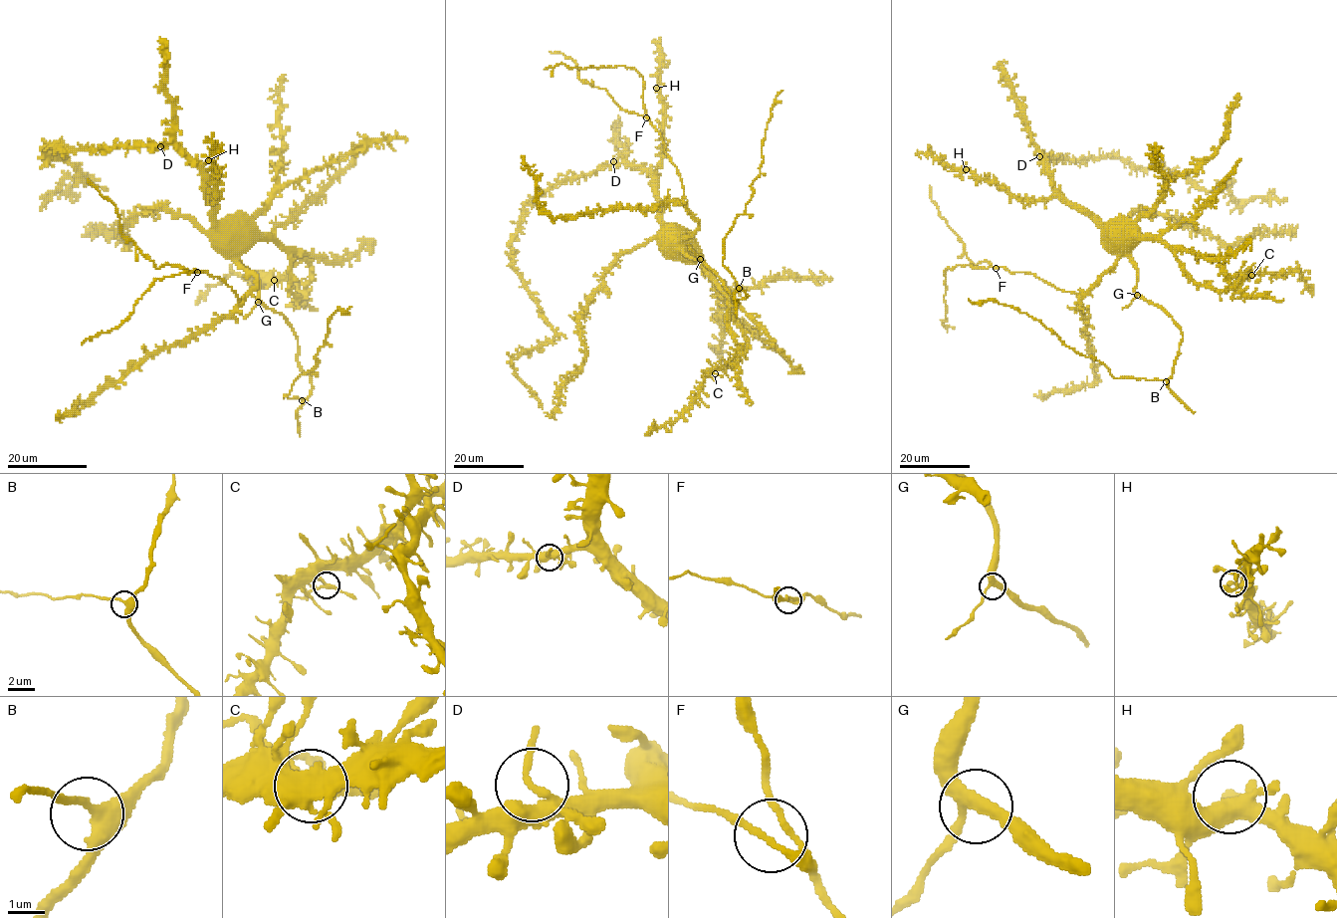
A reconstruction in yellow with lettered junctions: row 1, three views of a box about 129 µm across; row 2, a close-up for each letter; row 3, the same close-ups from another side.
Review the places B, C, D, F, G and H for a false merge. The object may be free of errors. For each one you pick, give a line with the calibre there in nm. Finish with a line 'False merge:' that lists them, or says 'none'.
C: 190 nm thick
False merge: C

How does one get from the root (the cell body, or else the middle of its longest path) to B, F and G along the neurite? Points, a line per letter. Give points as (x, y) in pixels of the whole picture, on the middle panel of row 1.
B: (663, 217), (665, 233), (687, 255), (701, 258), (720, 278), (736, 304), (735, 302), (748, 295), (739, 288)
F: (663, 217), (680, 231), (680, 239), (698, 225), (682, 204), (681, 178), (661, 134), (646, 117)
G: (663, 217), (665, 233), (687, 255), (700, 259)

